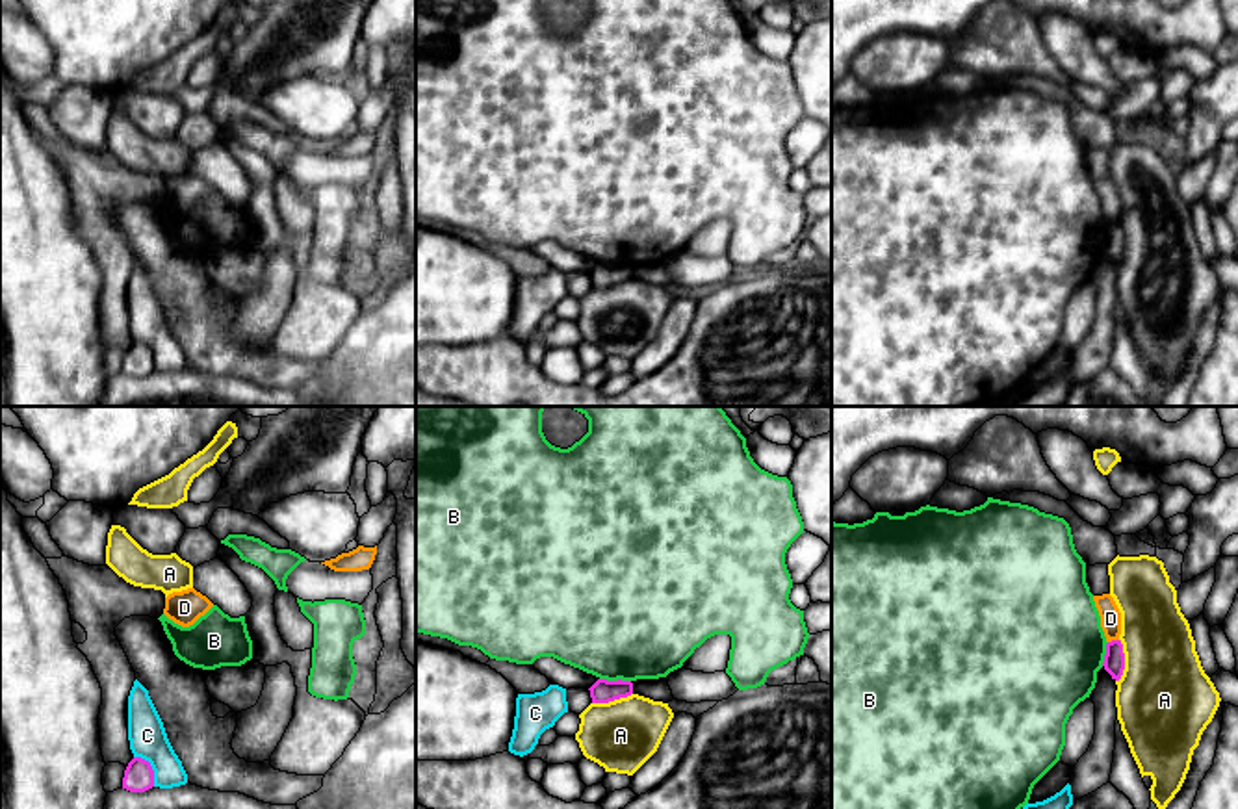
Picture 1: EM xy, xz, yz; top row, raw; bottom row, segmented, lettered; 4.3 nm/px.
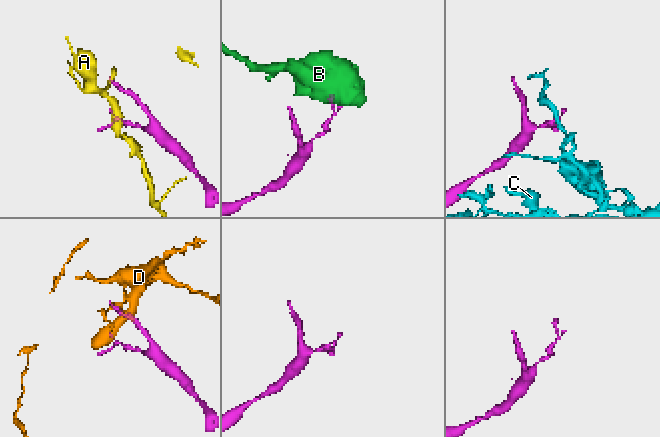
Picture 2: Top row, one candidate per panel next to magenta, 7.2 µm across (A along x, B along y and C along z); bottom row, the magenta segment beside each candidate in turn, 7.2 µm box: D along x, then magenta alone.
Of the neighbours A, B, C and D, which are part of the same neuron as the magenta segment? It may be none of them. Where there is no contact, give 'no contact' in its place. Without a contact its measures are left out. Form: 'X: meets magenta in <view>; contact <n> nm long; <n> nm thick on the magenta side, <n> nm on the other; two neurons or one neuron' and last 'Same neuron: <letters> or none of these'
A: meets magenta in yz; contact 190 nm long; 100 nm thick on the magenta side, 420 nm on the other; two neurons
B: meets magenta in xz; contact 140 nm long; 100 nm thick on the magenta side, 480 nm on the other; two neurons
C: meets magenta in xy; contact 160 nm long; 130 nm thick on the magenta side, 160 nm on the other; two neurons
D: meets magenta in yz; contact 50 nm long; 100 nm thick on the magenta side, 100 nm on the other; two neurons
Same neuron: none of these

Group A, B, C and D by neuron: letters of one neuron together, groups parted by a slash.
A / B / C / D

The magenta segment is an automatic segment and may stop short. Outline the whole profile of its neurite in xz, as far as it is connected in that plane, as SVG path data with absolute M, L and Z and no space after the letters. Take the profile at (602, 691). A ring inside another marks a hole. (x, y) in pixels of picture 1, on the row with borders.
M598 679L588 690L592 703L609 703L631 696L633 683L622 679L618 681Z

